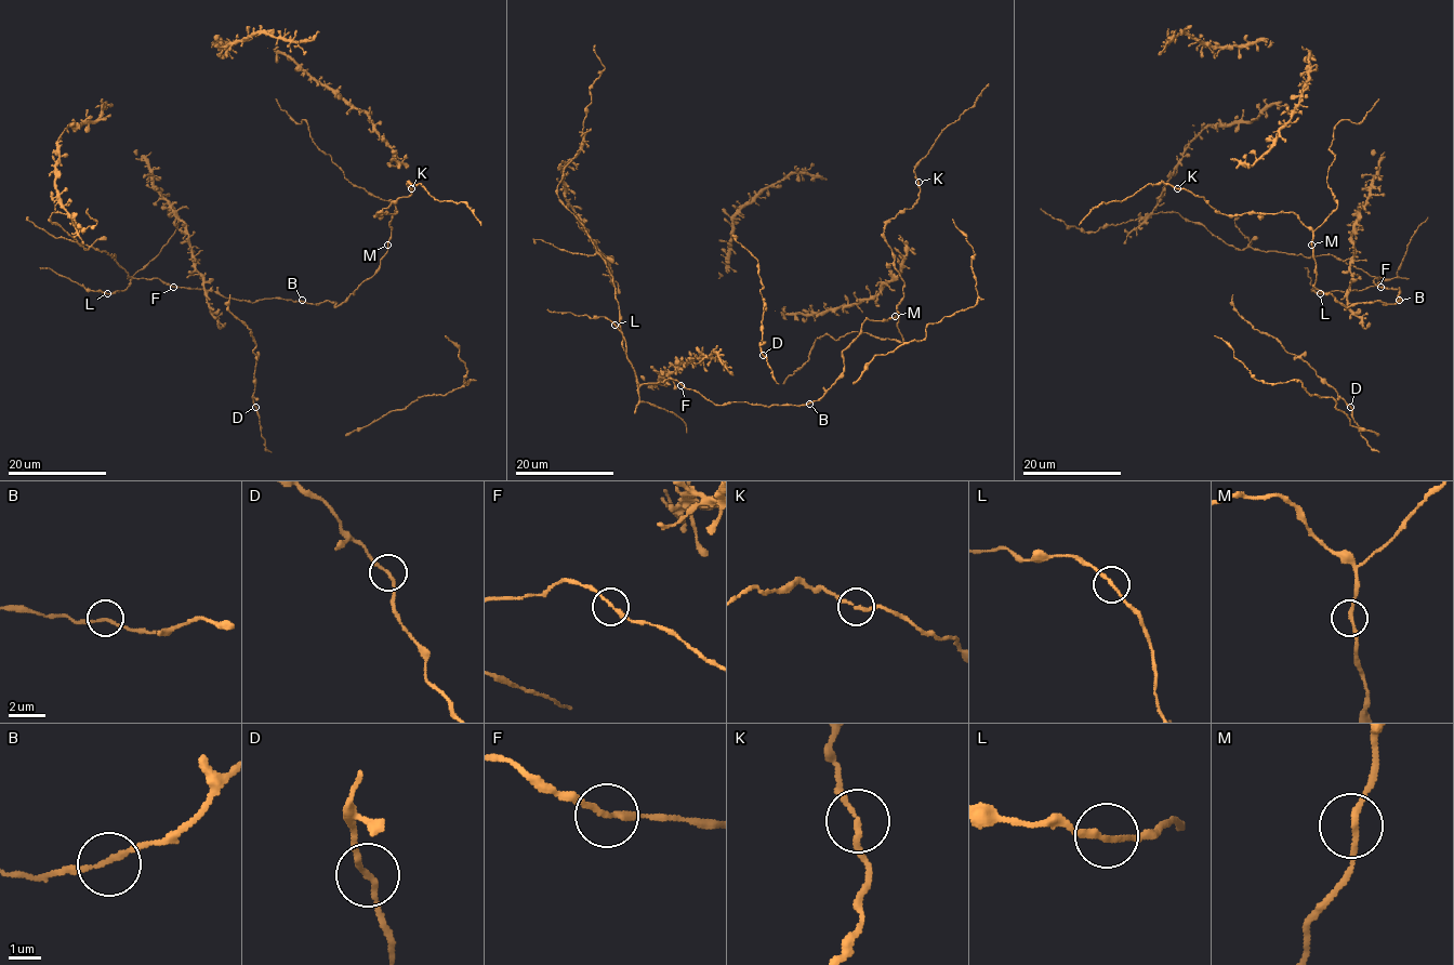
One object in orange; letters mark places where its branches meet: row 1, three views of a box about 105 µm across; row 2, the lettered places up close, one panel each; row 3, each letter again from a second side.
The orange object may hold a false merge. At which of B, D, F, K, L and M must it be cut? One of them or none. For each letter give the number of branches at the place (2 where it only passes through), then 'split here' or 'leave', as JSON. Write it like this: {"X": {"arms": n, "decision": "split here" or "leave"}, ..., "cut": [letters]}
{"B": {"arms": 2, "decision": "leave"}, "D": {"arms": 2, "decision": "leave"}, "F": {"arms": 2, "decision": "leave"}, "K": {"arms": 2, "decision": "leave"}, "L": {"arms": 2, "decision": "leave"}, "M": {"arms": 2, "decision": "leave"}, "cut": []}

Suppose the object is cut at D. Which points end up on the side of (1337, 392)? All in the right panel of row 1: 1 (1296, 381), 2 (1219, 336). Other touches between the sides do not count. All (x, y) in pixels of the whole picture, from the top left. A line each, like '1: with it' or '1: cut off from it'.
1: cut off from it
2: cut off from it

